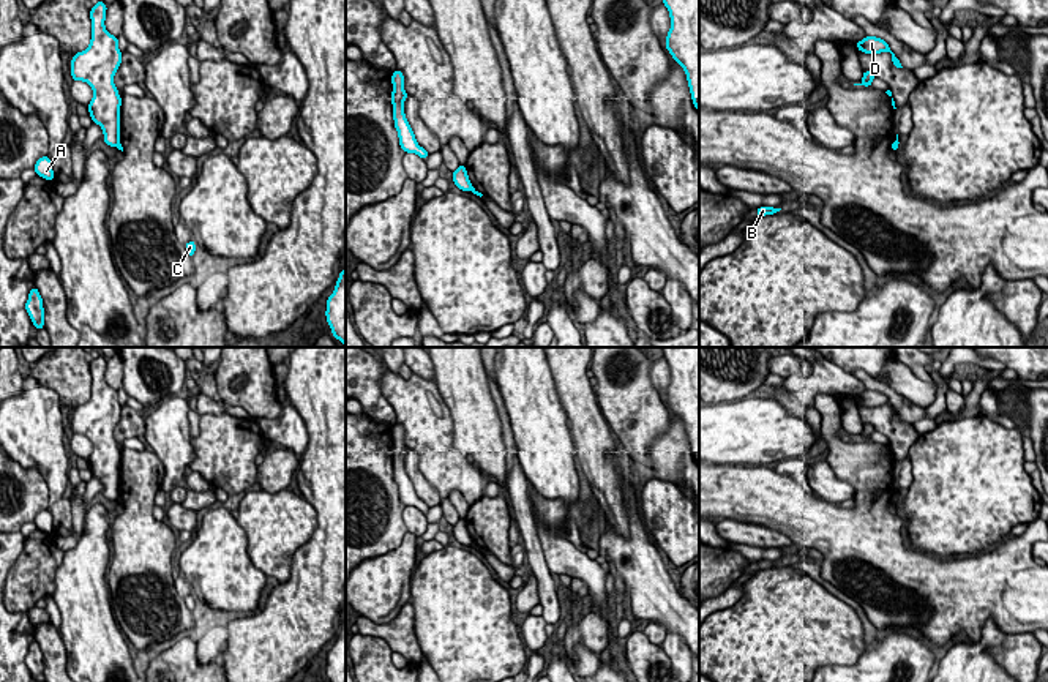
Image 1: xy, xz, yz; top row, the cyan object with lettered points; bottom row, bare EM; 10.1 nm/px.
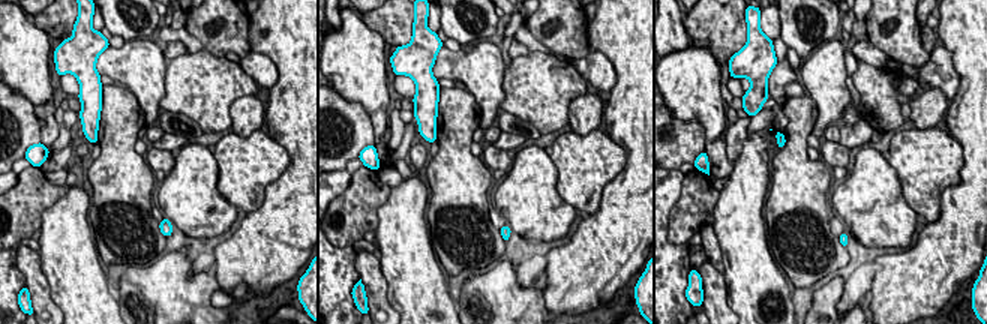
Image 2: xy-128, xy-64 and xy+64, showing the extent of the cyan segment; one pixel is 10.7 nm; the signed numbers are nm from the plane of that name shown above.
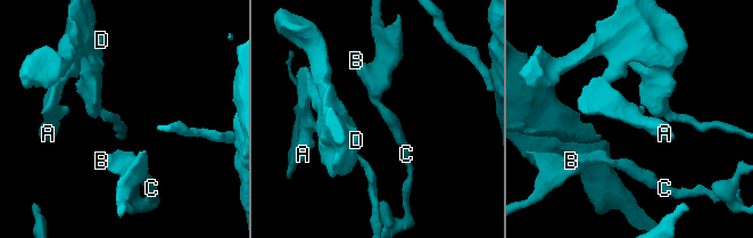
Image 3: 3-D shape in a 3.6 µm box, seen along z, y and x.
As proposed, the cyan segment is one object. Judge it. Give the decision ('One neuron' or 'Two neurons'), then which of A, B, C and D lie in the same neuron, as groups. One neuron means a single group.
Two neurons. Groups: A D / B C

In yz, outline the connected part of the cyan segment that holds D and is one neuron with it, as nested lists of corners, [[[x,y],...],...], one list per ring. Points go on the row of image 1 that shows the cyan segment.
[[[865,36],[862,41],[855,43],[855,46],[860,52],[865,52],[865,54],[890,52],[893,66],[903,68],[898,57],[890,51],[889,43],[881,38]]]

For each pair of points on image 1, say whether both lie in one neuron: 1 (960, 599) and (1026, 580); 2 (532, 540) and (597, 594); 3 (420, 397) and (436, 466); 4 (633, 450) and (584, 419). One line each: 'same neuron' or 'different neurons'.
1: same neuron
2: different neurons
3: same neuron
4: different neurons

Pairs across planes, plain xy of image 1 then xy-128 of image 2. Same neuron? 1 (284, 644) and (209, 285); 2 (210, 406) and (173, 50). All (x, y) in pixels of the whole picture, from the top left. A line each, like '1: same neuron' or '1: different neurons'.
1: different neurons
2: same neuron

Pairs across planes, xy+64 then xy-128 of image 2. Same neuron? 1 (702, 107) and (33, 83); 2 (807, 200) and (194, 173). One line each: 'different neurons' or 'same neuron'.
1: same neuron
2: different neurons

